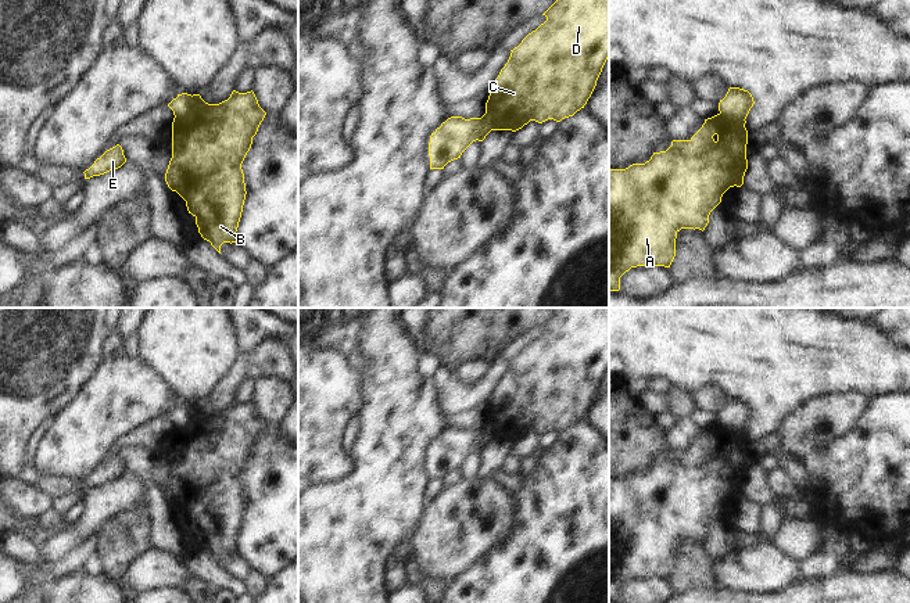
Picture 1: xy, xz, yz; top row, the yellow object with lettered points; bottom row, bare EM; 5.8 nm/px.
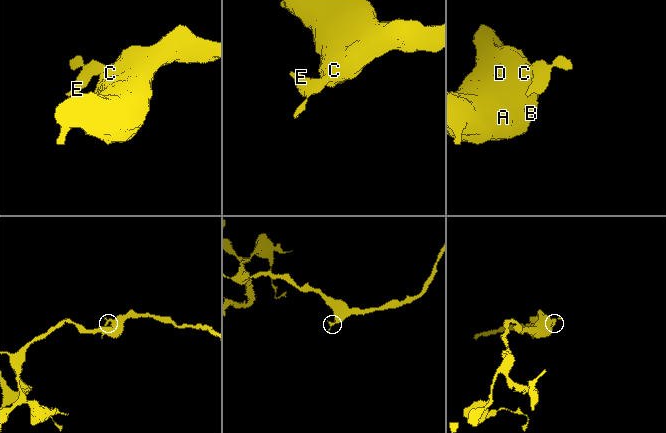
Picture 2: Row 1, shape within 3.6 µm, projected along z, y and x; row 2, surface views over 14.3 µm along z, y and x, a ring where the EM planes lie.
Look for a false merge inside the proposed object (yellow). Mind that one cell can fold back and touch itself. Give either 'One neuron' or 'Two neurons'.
Two neurons.

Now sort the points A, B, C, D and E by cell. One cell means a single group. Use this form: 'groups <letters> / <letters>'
groups A B C D / E

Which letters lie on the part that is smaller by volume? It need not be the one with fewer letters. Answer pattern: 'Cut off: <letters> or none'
Cut off: E.

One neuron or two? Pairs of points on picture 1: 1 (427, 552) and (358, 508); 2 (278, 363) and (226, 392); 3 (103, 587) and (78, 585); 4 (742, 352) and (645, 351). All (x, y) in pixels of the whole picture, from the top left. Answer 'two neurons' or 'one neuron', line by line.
1: two neurons
2: one neuron
3: one neuron
4: one neuron

